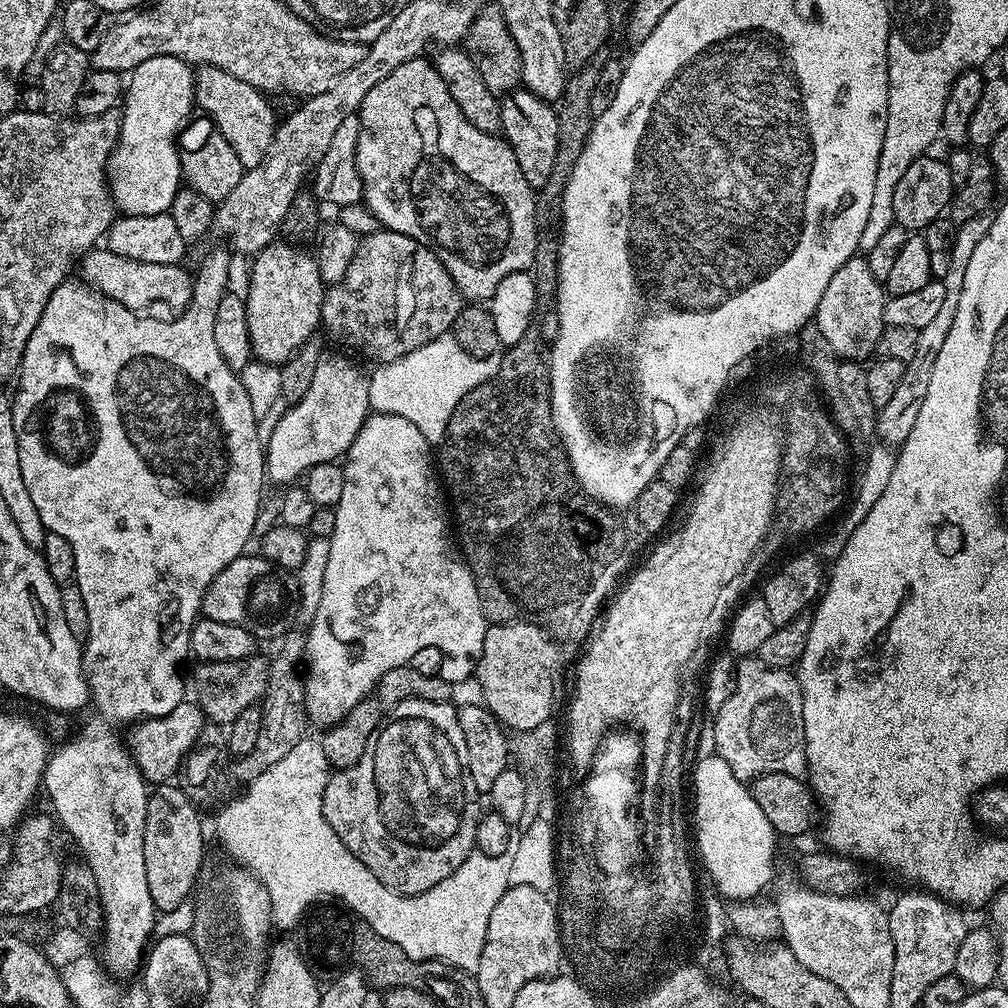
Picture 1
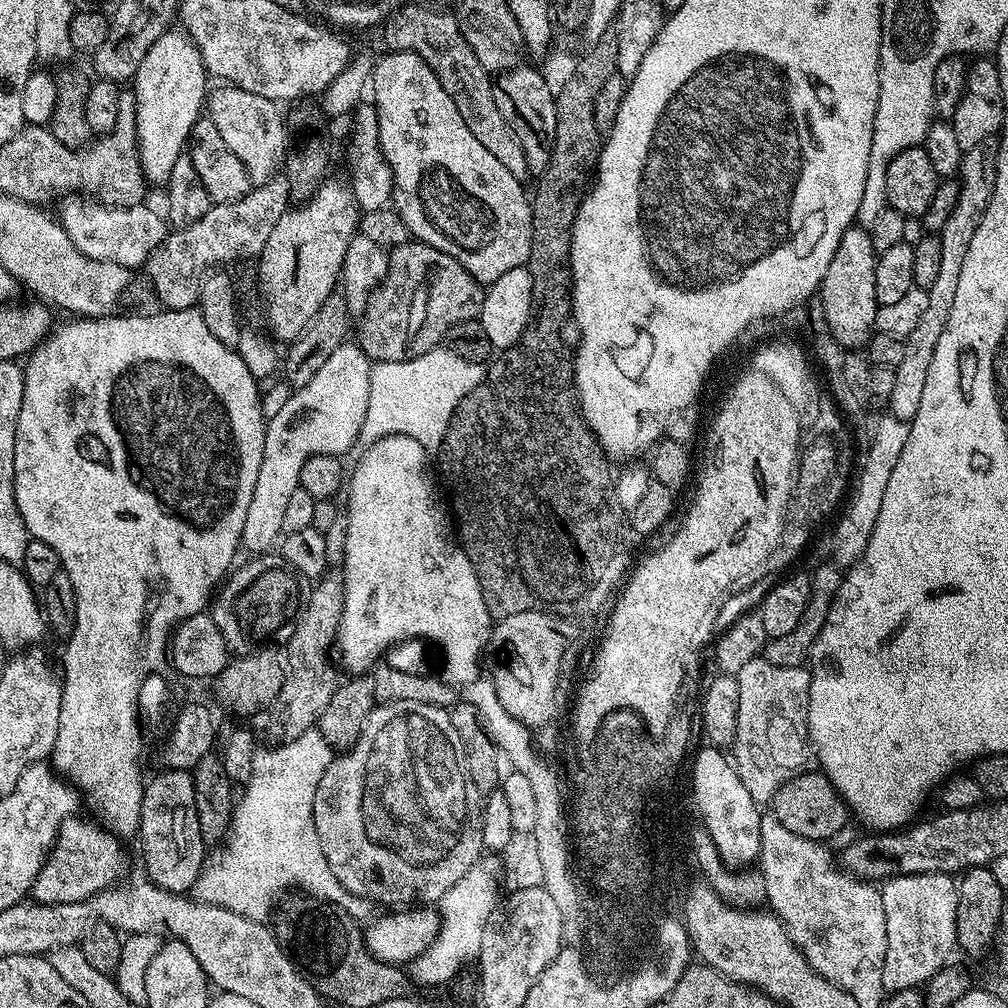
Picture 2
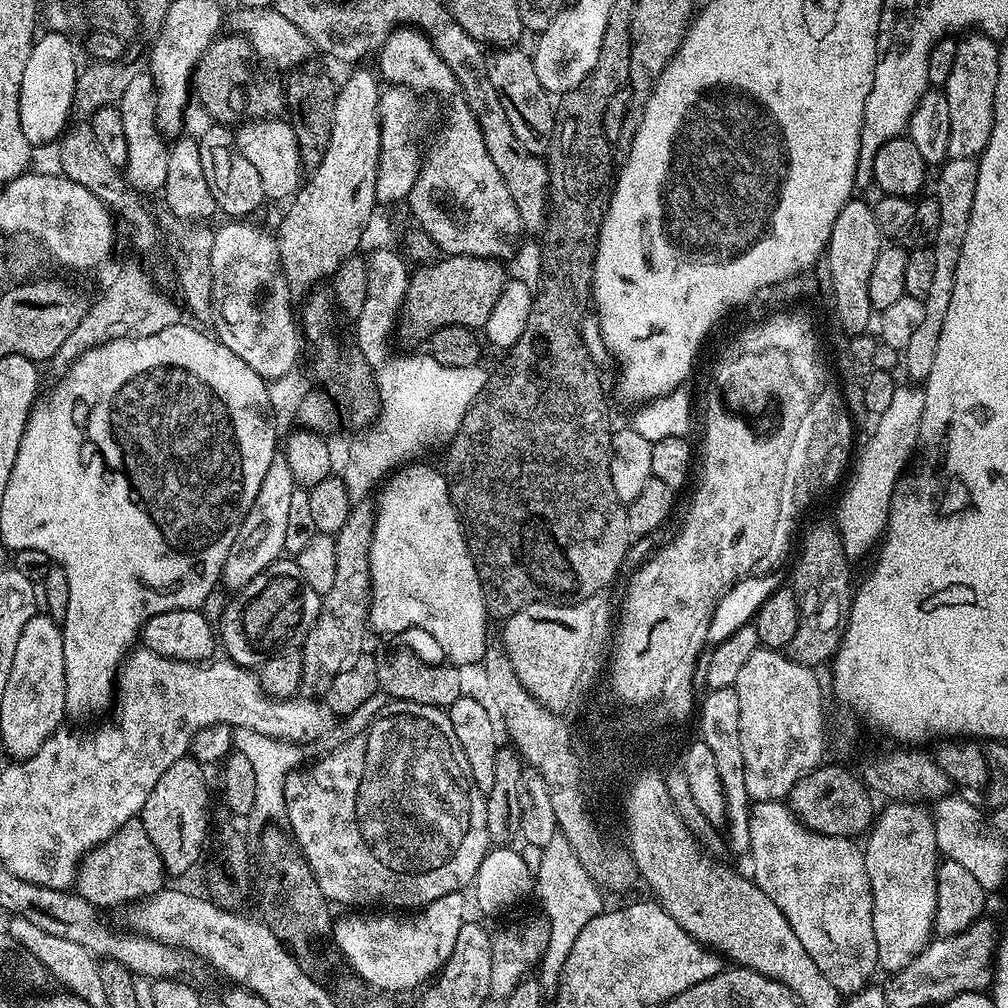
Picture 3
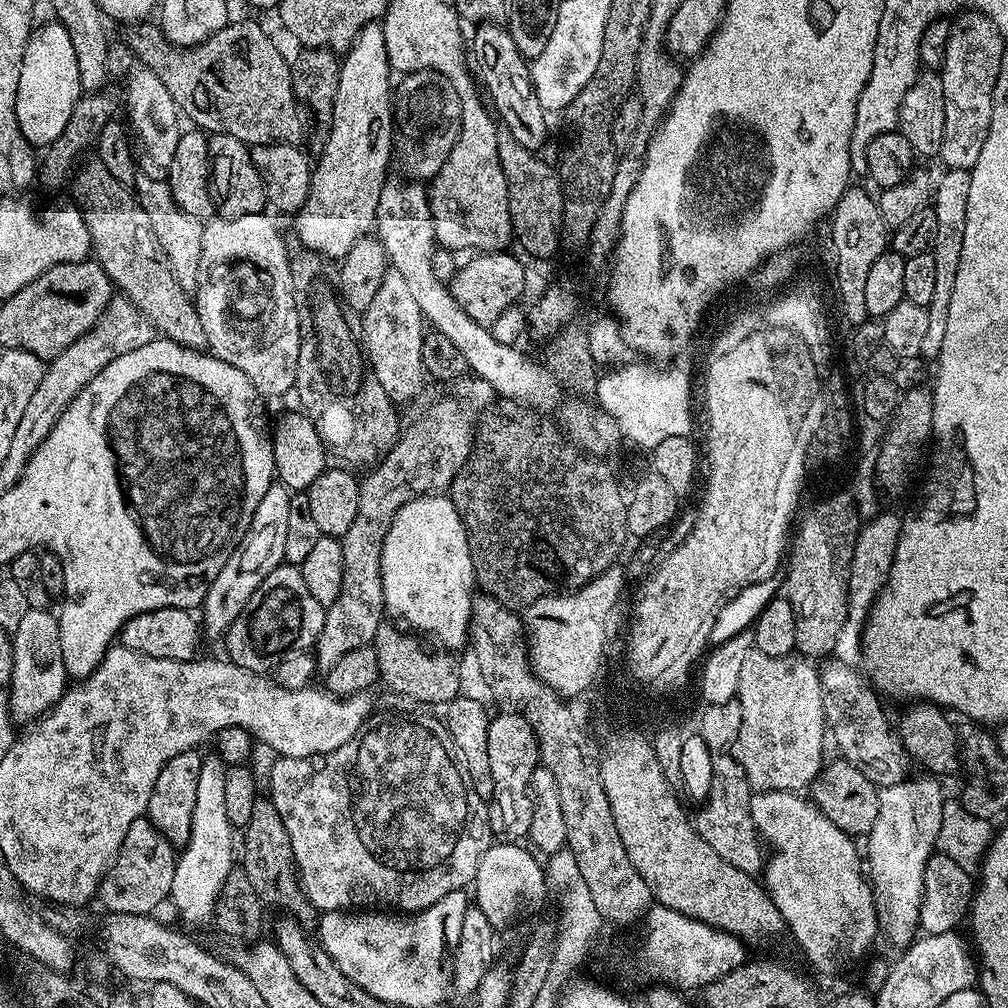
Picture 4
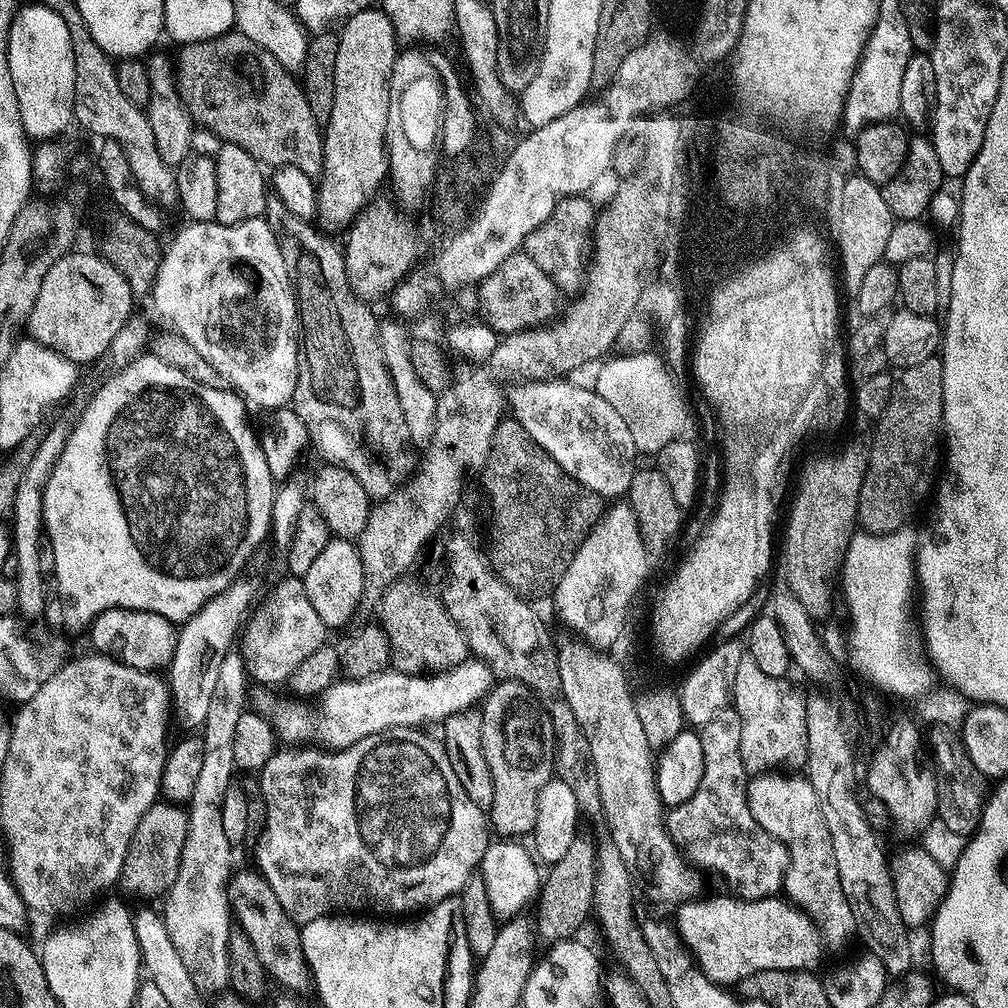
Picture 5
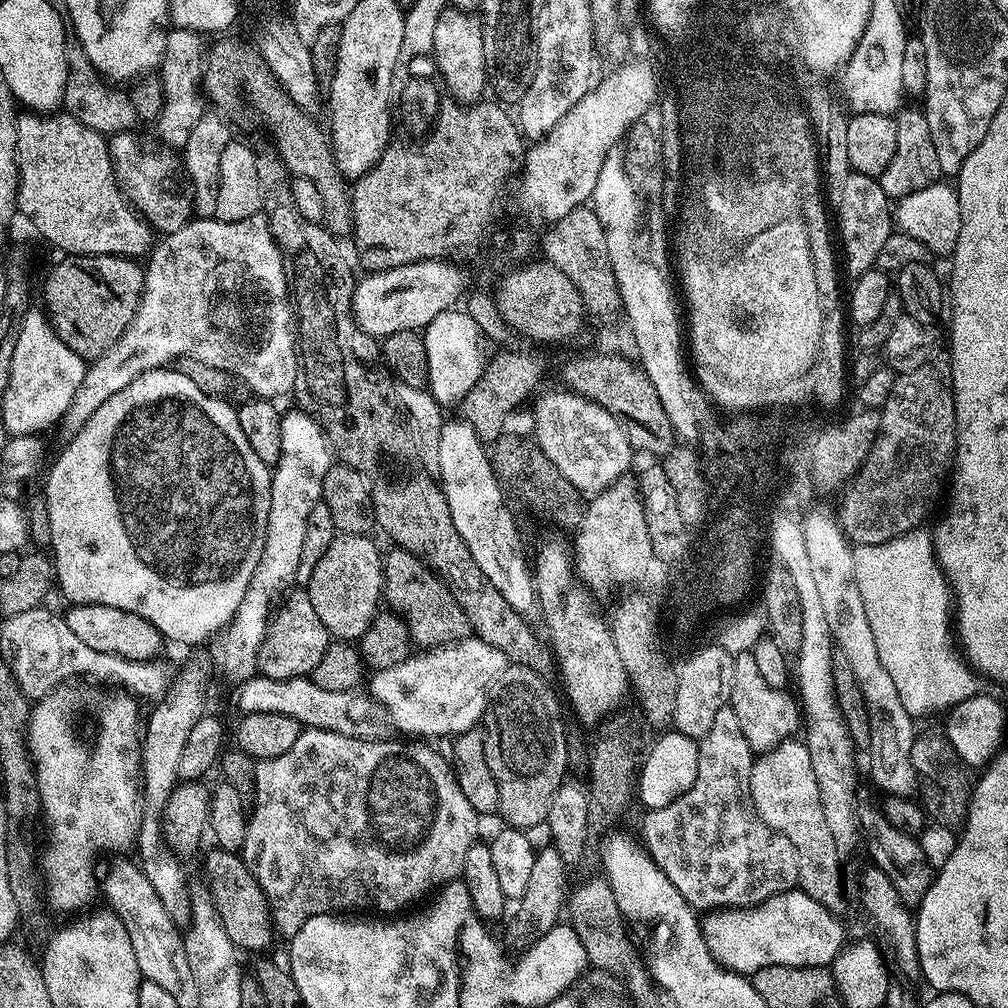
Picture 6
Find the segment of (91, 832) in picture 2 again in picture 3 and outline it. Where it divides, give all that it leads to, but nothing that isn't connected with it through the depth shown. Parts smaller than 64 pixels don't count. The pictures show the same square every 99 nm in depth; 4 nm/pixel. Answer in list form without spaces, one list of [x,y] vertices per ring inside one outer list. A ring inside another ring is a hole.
[[[137,818],[127,820],[108,840],[84,853],[76,870],[74,888],[86,902],[104,910],[120,902],[152,896],[160,891],[165,880],[164,863],[158,850],[154,850],[154,842],[150,842],[150,834],[146,834],[146,826]]]

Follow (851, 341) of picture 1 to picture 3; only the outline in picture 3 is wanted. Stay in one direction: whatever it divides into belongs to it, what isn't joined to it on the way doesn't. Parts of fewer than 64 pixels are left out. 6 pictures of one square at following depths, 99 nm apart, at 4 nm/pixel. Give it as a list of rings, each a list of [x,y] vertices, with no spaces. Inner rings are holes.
[[[859,198],[848,200],[834,222],[834,230],[830,230],[826,249],[828,280],[832,283],[832,304],[836,307],[836,316],[848,336],[867,333],[868,323],[871,320],[873,323],[874,320],[868,283],[874,258],[878,258],[878,250],[882,247],[882,233],[872,210],[873,205],[867,204],[864,200]]]

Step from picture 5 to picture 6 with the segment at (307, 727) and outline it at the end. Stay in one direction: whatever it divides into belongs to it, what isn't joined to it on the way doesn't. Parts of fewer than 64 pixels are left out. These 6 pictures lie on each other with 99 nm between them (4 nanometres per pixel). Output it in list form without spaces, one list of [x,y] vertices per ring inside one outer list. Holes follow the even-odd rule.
[[[475,638],[425,651],[420,654],[422,656],[416,655],[409,655],[398,666],[371,673],[371,699],[381,709],[384,707],[388,711],[389,718],[400,731],[397,733],[412,738],[455,738],[461,732],[477,727],[483,721],[484,707],[488,705],[488,689],[498,674],[508,667],[508,657]]]

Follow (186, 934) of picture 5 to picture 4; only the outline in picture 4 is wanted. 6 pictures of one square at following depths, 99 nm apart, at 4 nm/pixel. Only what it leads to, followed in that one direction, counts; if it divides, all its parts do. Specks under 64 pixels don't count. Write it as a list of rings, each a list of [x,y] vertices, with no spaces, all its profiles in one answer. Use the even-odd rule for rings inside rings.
[[[218,754],[204,756],[202,770],[198,770],[198,802],[194,802],[194,822],[192,833],[187,844],[183,845],[179,853],[176,869],[174,870],[174,886],[170,897],[170,904],[180,911],[184,920],[193,920],[196,924],[204,924],[213,919],[216,910],[216,899],[222,890],[222,882],[232,873],[234,861],[232,861],[232,835],[234,829],[230,818],[226,818],[226,770],[228,765],[224,763]]]

